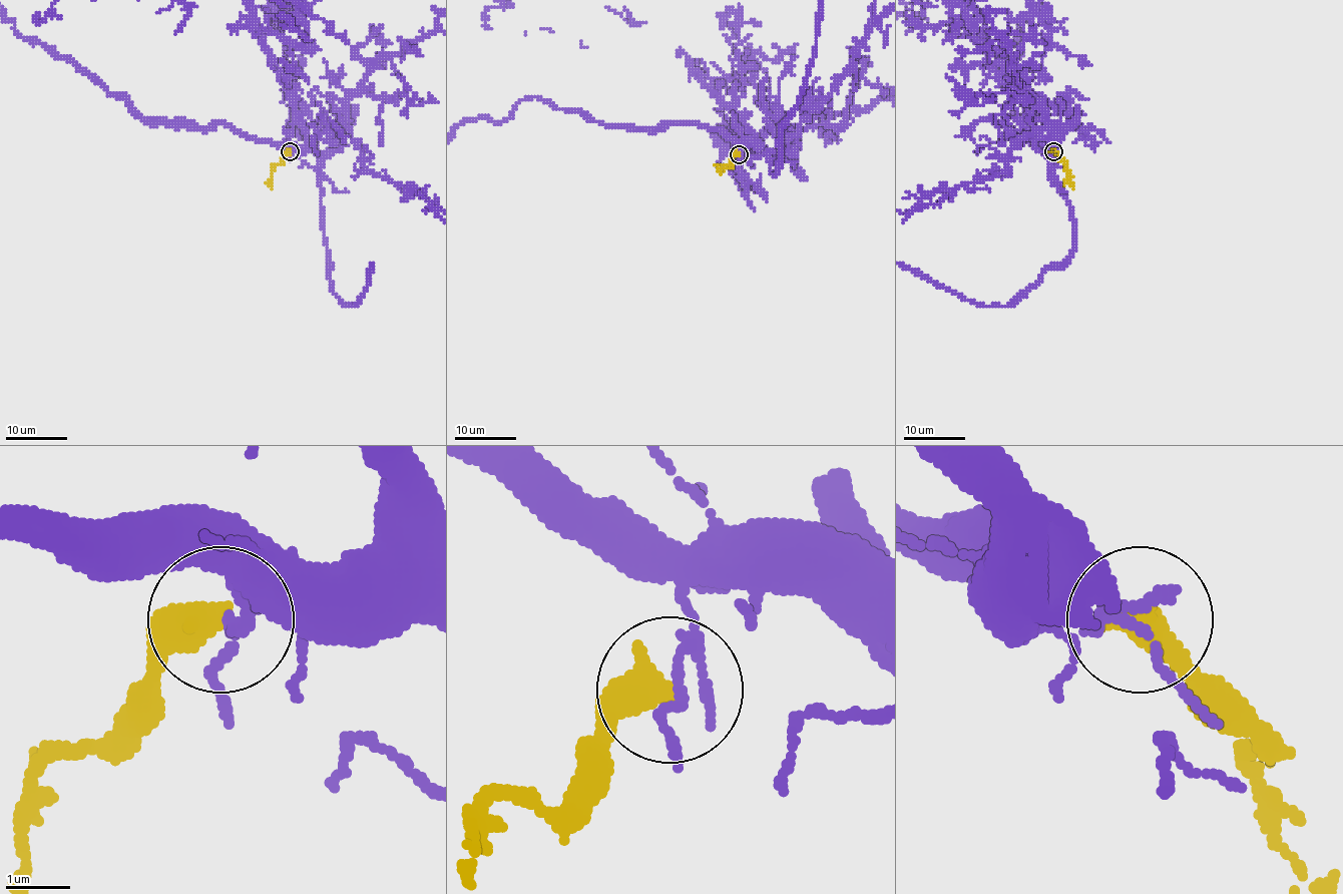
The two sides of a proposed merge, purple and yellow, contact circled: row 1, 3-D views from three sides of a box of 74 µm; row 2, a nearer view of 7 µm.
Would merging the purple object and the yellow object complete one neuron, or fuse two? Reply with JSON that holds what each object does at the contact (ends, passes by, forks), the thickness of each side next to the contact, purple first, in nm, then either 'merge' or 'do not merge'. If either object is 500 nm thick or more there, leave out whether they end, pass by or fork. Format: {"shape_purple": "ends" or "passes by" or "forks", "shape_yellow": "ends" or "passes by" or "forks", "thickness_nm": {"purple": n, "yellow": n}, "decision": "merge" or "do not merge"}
{"thickness_nm": {"purple": 120, "yellow": 550}, "decision": "do not merge"}

